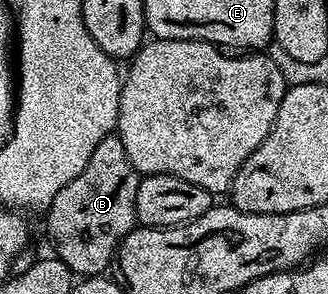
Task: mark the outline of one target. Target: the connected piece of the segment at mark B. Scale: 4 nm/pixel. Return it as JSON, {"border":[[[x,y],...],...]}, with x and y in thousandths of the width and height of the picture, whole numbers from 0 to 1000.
{"border":[[[338,459],[320,466],[305,486],[293,486],[293,500],[280,514],[274,548],[256,568],[256,582],[244,582],[244,595],[232,595],[232,609],[220,609],[195,636],[183,636],[183,650],[171,650],[171,663],[152,680],[140,724],[140,779],[152,789],[152,820],[165,830],[162,857],[201,898],[207,912],[232,935],[247,935],[253,946],[293,942],[326,925],[323,912],[338,912],[341,891],[351,884],[360,833],[369,820],[396,796],[399,779],[412,776],[415,741],[409,735],[409,680],[415,677],[415,650],[427,592],[415,568],[402,568],[402,541],[390,541],[390,514],[378,507],[378,486],[360,463]]]}

